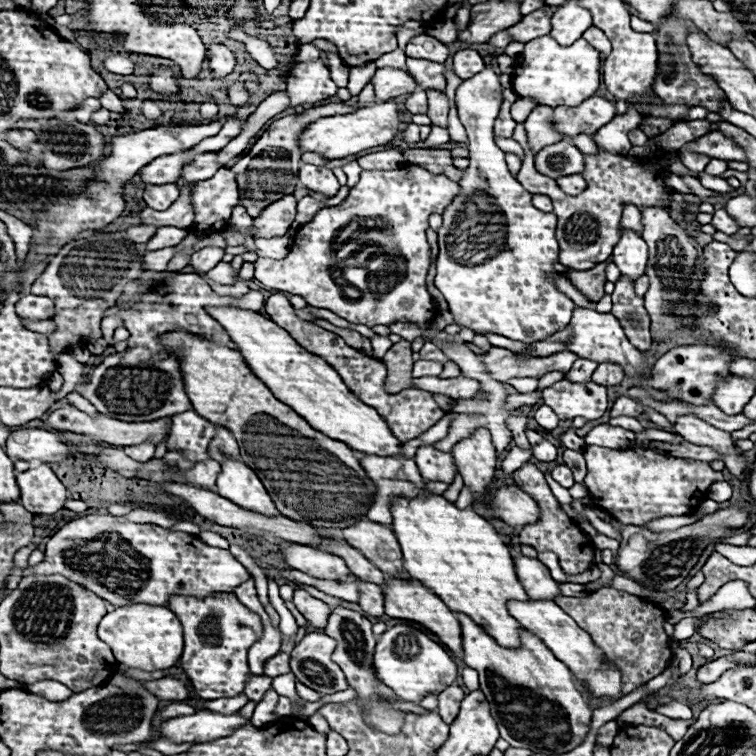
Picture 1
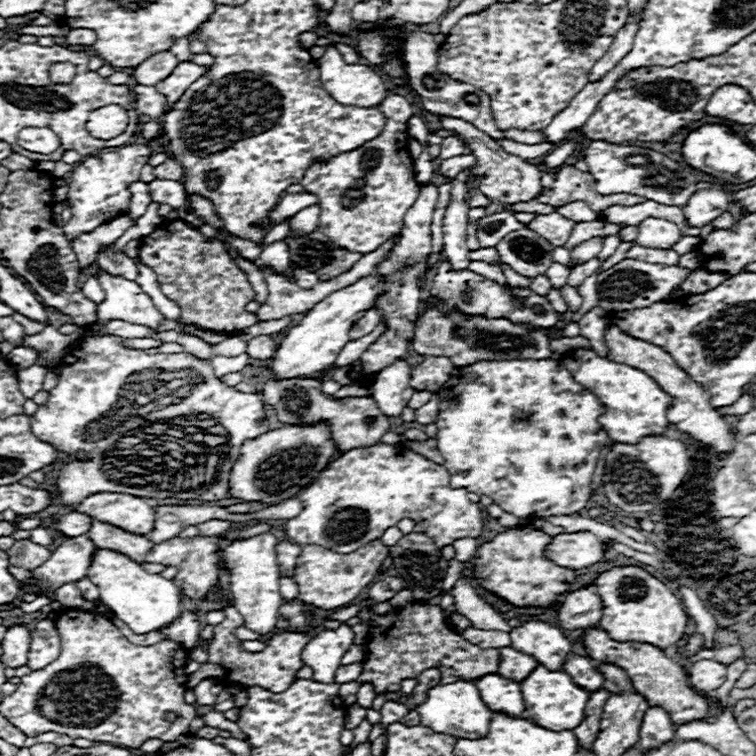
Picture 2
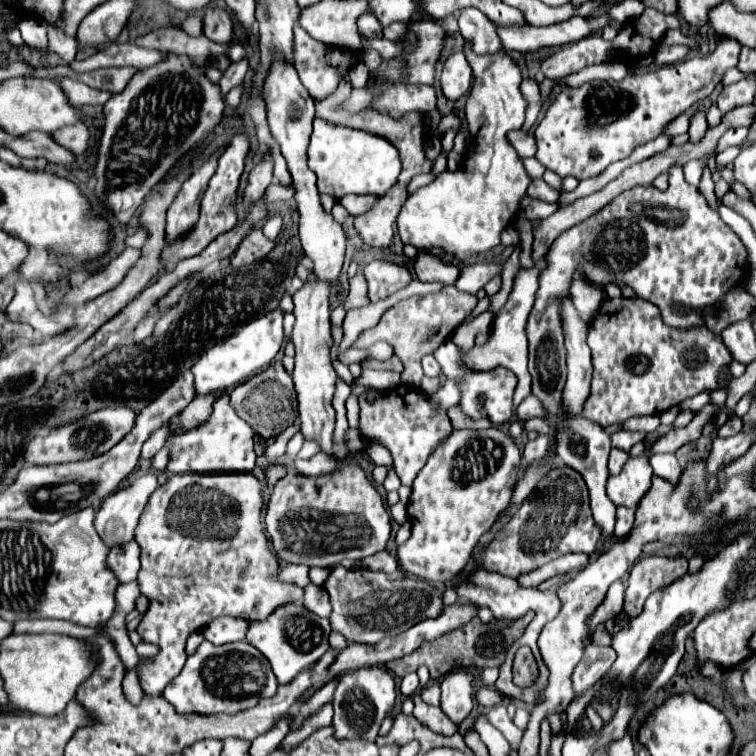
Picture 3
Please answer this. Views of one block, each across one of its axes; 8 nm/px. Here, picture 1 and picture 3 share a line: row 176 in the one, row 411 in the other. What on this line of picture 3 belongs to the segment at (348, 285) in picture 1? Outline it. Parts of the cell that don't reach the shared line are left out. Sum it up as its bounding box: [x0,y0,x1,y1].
[360,380,460,486]

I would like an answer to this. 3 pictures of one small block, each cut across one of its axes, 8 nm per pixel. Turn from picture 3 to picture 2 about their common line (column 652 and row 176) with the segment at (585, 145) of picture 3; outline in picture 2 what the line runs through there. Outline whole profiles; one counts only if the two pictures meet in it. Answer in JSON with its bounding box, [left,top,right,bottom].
[62,144,152,240]

